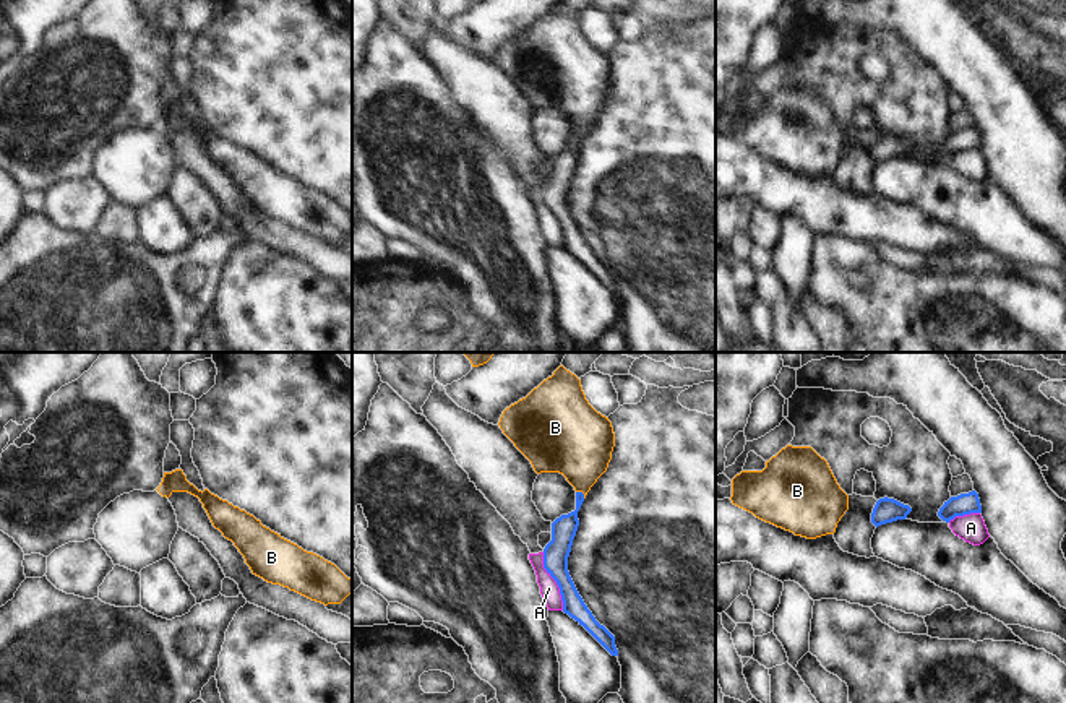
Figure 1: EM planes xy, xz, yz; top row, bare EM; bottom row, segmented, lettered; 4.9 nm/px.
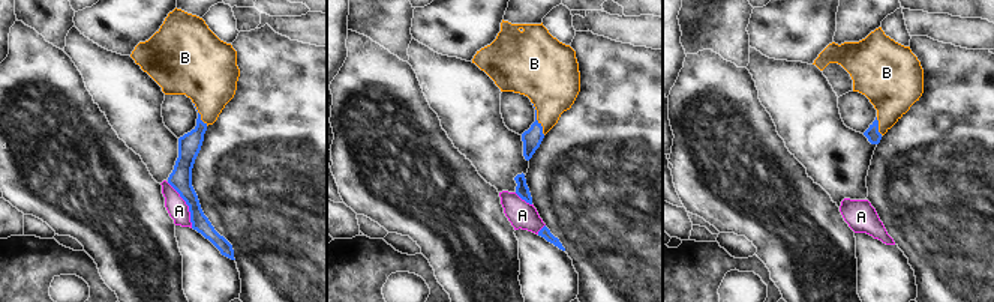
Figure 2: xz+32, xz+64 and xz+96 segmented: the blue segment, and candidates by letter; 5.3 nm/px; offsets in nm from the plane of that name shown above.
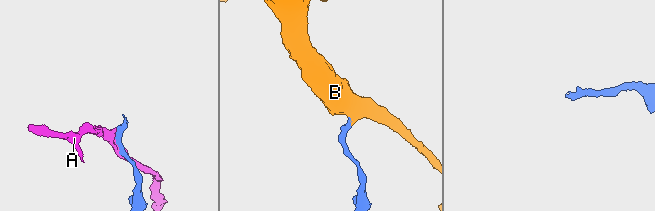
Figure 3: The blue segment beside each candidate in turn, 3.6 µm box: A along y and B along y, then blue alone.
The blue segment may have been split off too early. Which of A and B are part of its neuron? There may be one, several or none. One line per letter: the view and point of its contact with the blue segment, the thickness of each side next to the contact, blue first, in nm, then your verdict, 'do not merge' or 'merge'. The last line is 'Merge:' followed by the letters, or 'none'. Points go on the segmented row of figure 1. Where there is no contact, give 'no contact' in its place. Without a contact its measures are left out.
A: meets blue in xz at (555, 580); 130 nm thick on the blue side, 90 nm on the other; do not merge
B: meets blue in xz at (581, 492); 130 nm thick on the blue side, 360 nm on the other; merge
Merge: B

